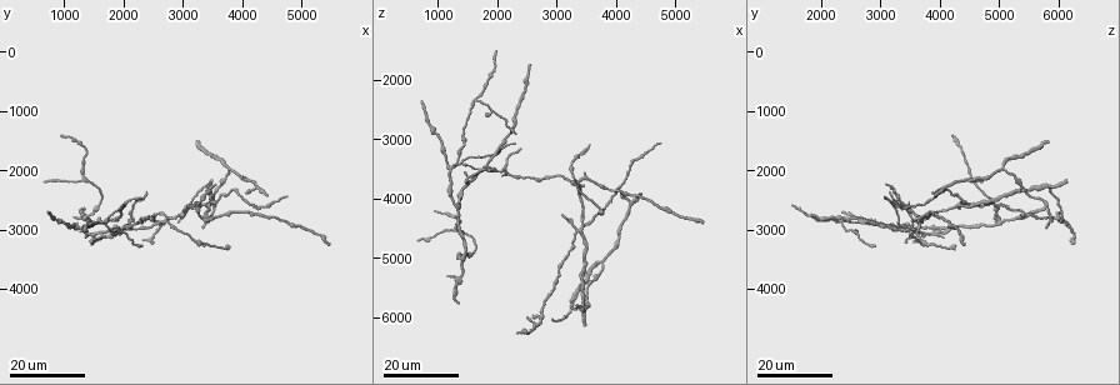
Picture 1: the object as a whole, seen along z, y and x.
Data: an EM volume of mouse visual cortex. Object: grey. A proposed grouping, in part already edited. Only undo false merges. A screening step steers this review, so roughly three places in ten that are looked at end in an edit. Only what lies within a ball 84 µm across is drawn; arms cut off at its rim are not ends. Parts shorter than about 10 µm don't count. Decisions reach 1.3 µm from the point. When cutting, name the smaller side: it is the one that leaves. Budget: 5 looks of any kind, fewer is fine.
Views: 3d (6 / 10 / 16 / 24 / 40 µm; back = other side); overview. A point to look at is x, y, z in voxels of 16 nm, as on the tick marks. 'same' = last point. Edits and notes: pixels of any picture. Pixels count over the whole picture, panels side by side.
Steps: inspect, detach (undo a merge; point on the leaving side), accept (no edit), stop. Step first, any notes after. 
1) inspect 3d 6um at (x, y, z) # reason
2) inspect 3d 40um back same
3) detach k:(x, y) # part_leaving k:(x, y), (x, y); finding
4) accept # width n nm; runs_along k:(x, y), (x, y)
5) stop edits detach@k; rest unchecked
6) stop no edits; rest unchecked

inspect 3d 24um at (1400, 2900, 5000) # arms part here

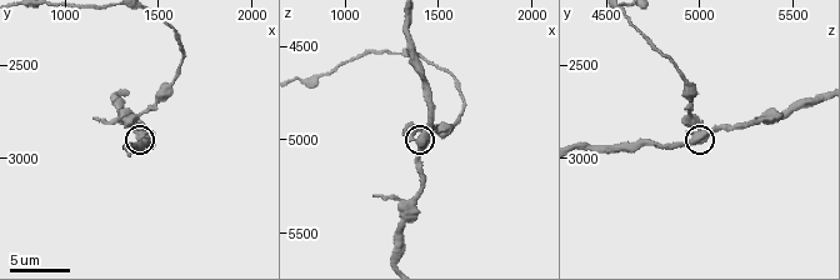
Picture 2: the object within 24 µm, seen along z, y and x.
inspect 3d 10um at (1400, 2860, 5000) # closer look

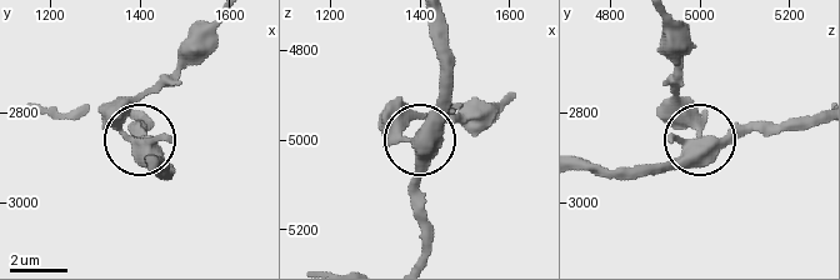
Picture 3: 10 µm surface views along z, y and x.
detach 3:(118, 104) # width 410 nm; part_leaving 3:(130, 139), (130, 113), (209, 26); a second cell is stuck on

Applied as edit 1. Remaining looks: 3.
inspect 3d 24um at (3550, 2300, 5500) # four or more arms meet

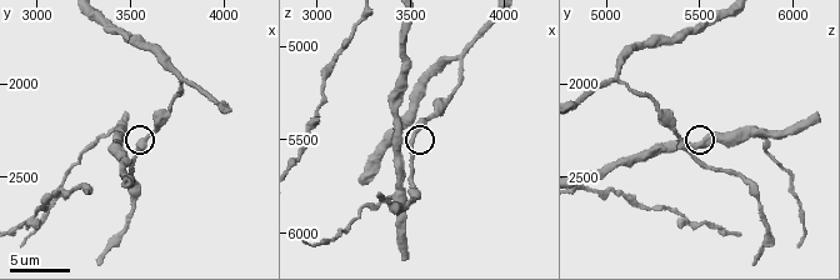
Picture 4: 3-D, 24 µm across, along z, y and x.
inspect 3d 6um at (3540, 2360, 5440)

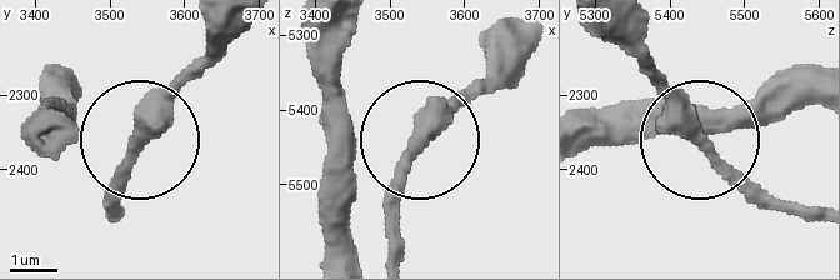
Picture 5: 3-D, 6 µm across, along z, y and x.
accept # all the same cell

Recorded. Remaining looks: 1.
stop edits detach@3; rest unchecked

